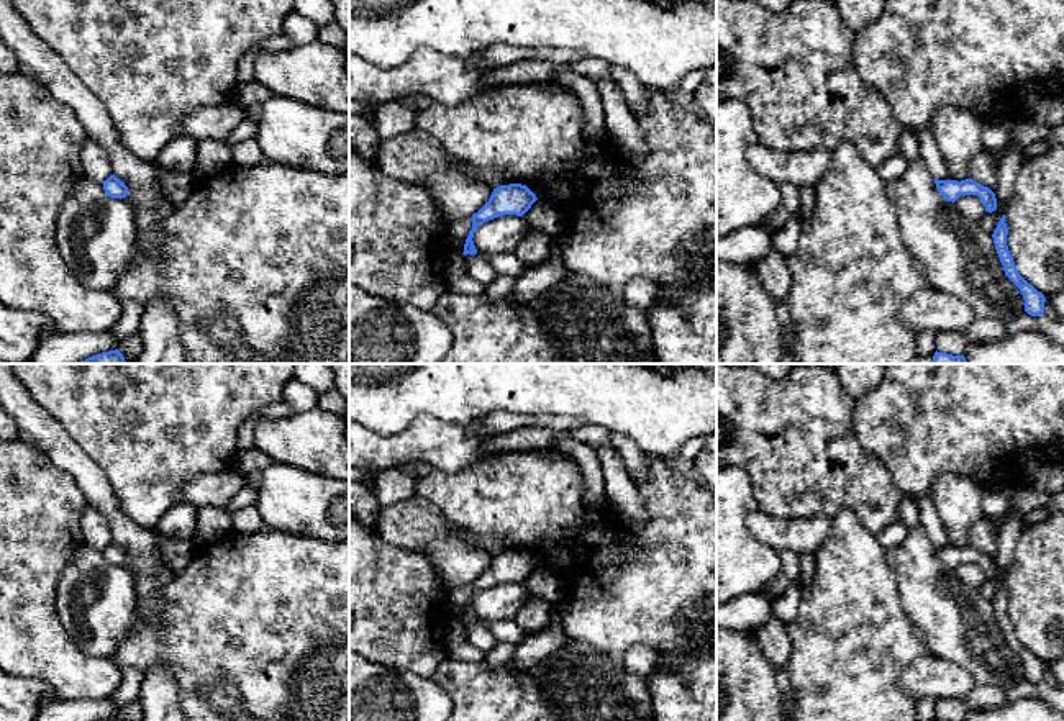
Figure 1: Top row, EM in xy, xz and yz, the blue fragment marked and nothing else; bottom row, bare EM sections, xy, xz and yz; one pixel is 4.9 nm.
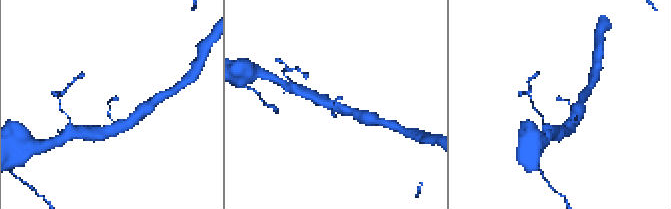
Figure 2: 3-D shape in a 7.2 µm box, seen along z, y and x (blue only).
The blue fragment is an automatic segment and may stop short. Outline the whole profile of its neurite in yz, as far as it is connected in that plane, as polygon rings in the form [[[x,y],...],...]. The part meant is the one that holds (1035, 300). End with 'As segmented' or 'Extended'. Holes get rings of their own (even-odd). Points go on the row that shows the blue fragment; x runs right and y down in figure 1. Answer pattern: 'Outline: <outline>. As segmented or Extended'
Outline: [[[1005,215],[1000,218],[992,238],[1003,265],[1005,275],[1020,288],[1025,300],[1025,311],[1031,316],[1039,316],[1044,313],[1044,295],[1030,285],[1016,270],[1013,257],[1007,246],[1008,228],[1005,223]]]. As segmented

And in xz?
Outline: [[[521,184],[500,185],[493,188],[489,202],[472,215],[472,229],[466,239],[462,254],[477,254],[472,238],[480,224],[503,215],[523,216],[536,200],[536,195]]]. As segmented

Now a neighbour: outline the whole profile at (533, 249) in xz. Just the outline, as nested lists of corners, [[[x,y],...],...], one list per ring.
[[[533,229],[533,233],[518,244],[515,254],[528,269],[548,259],[551,243],[551,234],[539,229]]]

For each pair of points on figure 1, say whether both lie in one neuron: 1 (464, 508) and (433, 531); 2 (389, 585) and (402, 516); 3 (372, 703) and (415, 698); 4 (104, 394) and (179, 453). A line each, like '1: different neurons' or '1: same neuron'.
1: different neurons
2: different neurons
3: same neuron
4: same neuron

